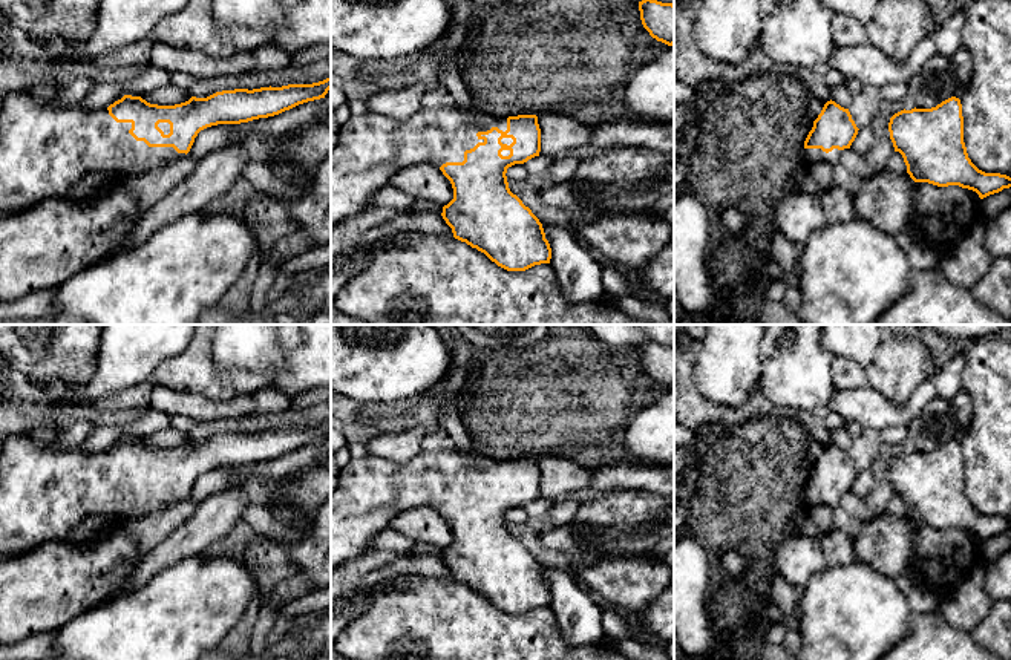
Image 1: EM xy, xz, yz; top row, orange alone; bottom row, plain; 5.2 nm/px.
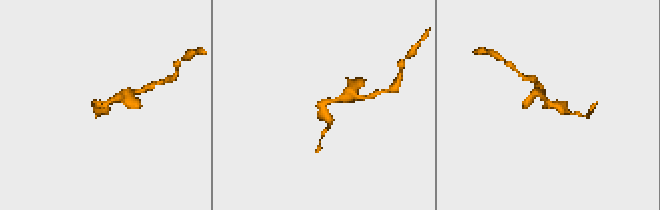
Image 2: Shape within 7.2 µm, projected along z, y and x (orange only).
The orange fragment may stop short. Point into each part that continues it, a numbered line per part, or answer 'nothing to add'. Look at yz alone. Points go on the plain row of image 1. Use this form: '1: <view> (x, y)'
1: yz (812, 498)

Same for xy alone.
1: xy (48, 493)

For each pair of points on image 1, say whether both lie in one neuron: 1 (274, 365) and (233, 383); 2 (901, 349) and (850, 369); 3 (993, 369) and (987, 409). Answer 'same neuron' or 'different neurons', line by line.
1: different neurons
2: same neuron
3: same neuron

